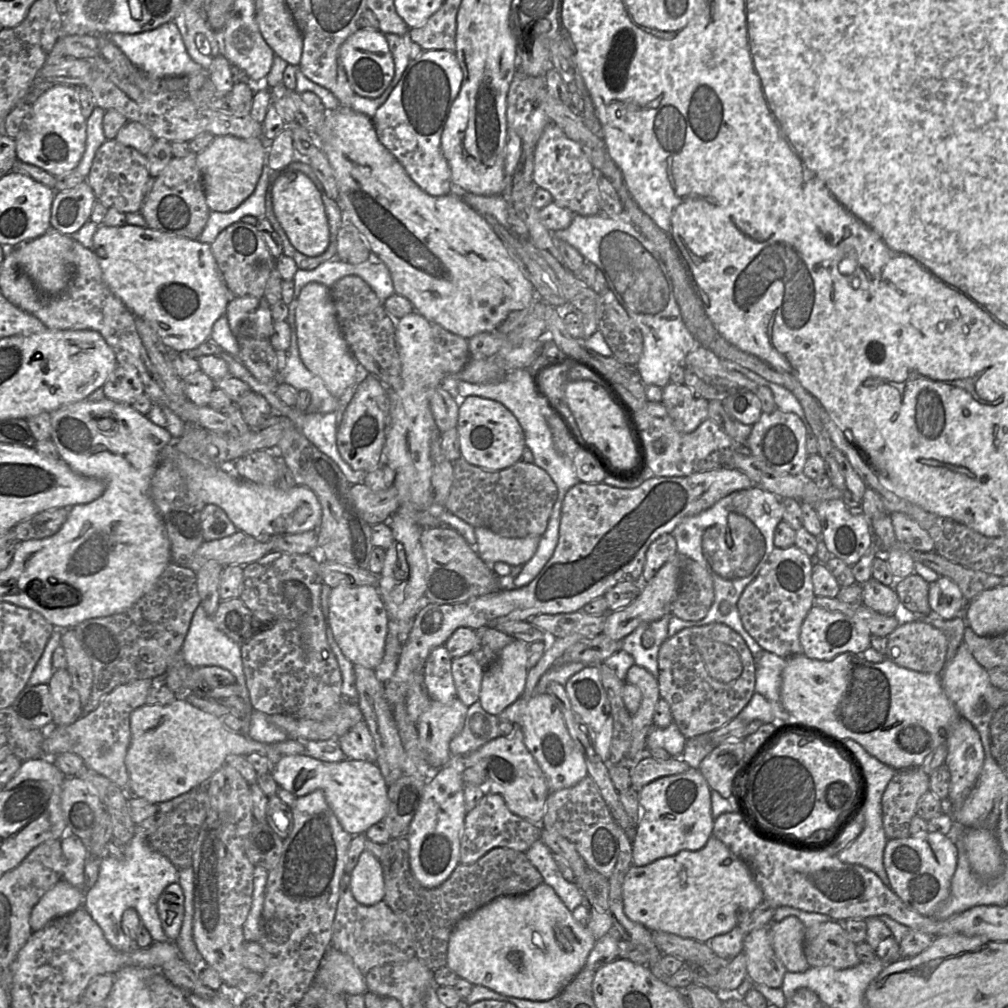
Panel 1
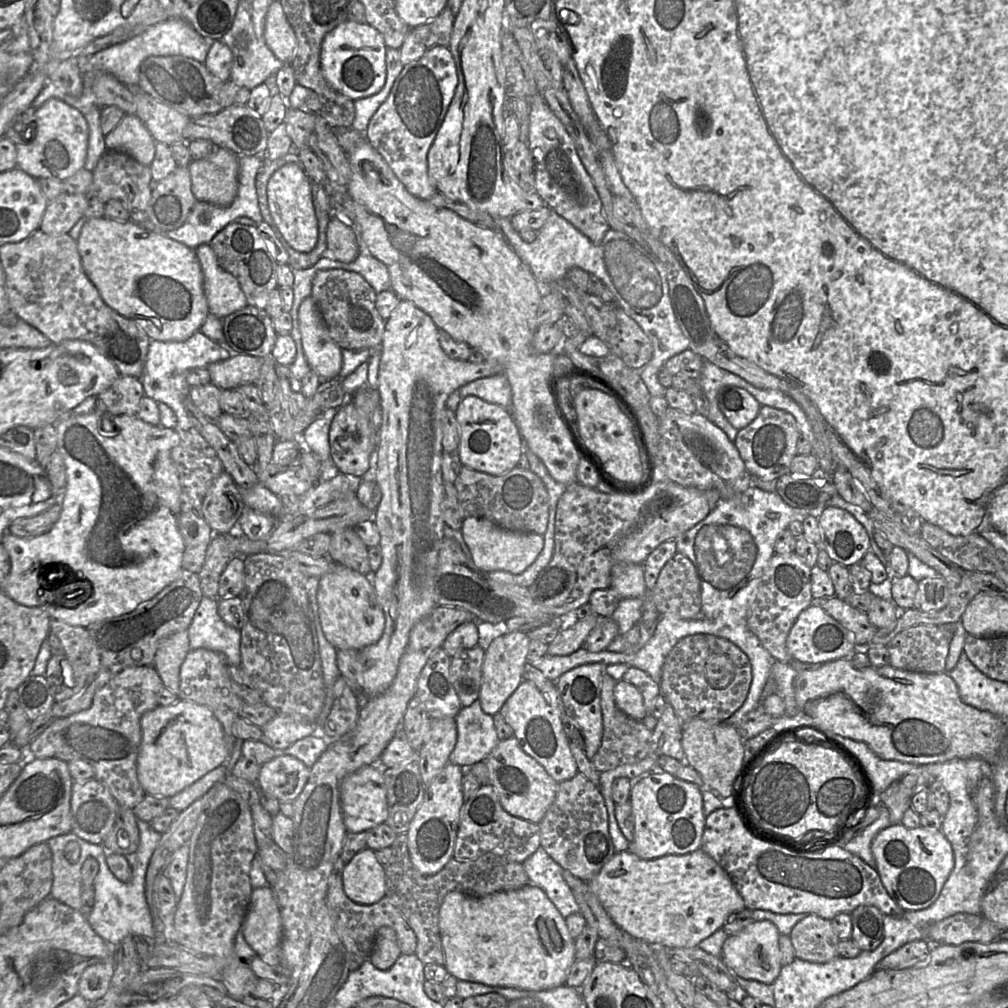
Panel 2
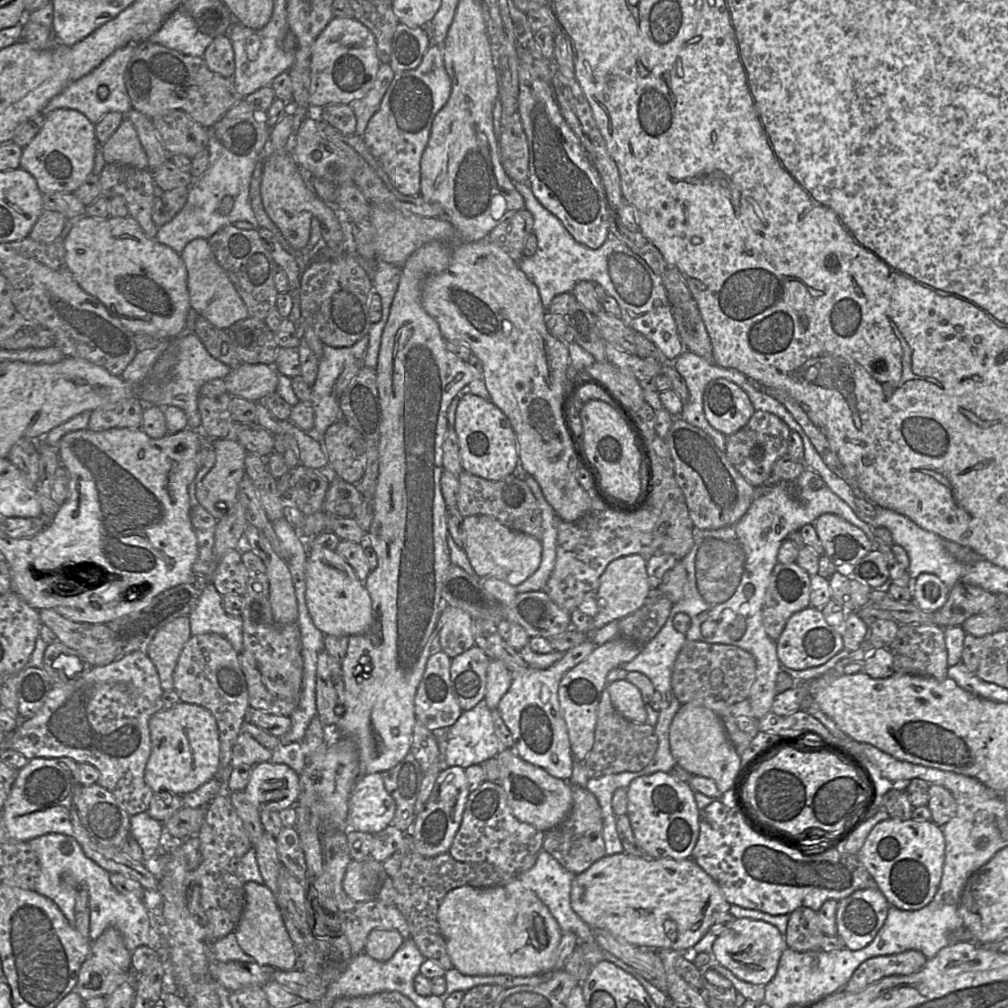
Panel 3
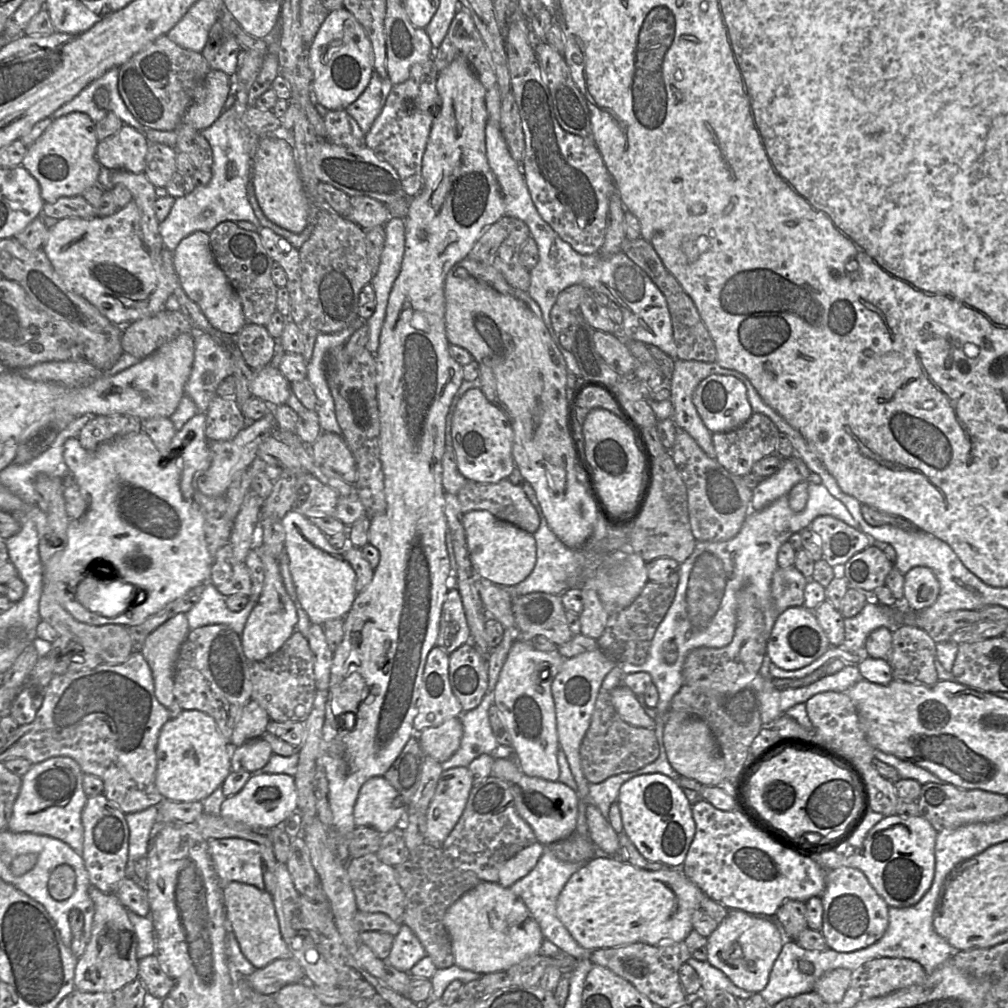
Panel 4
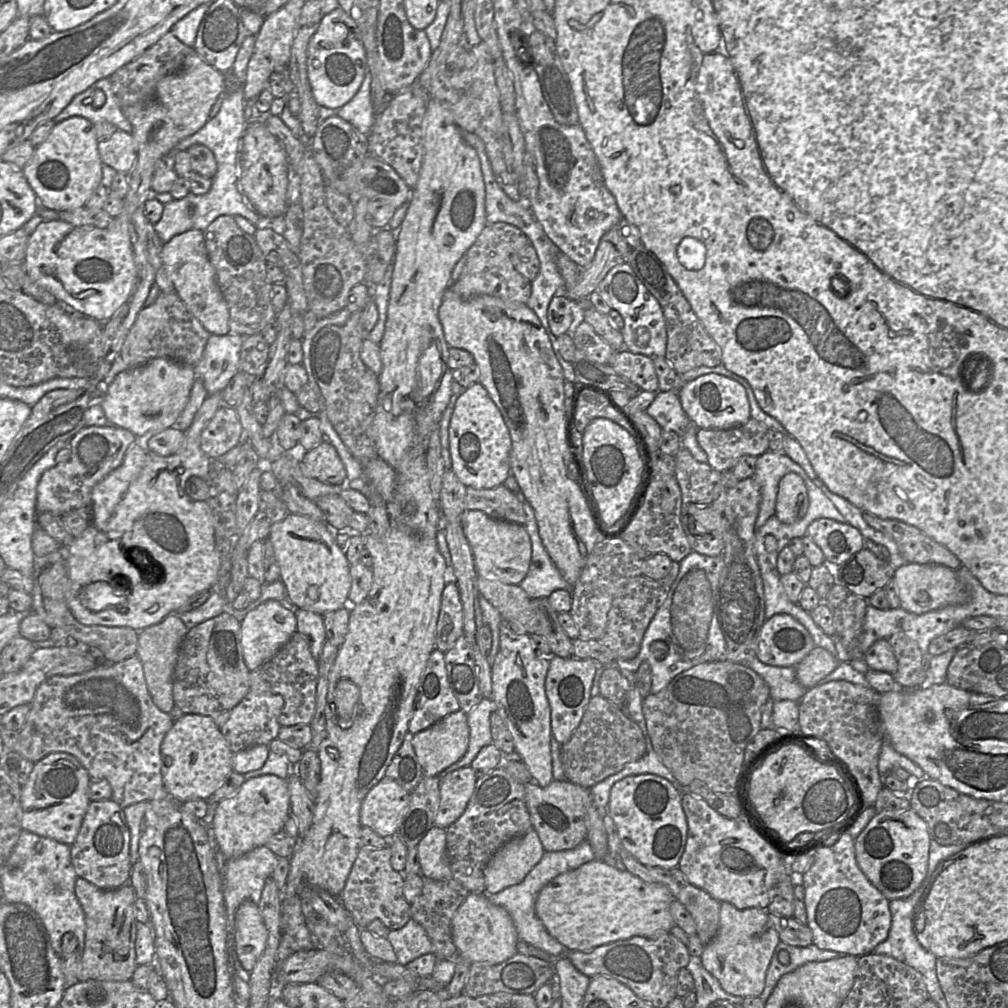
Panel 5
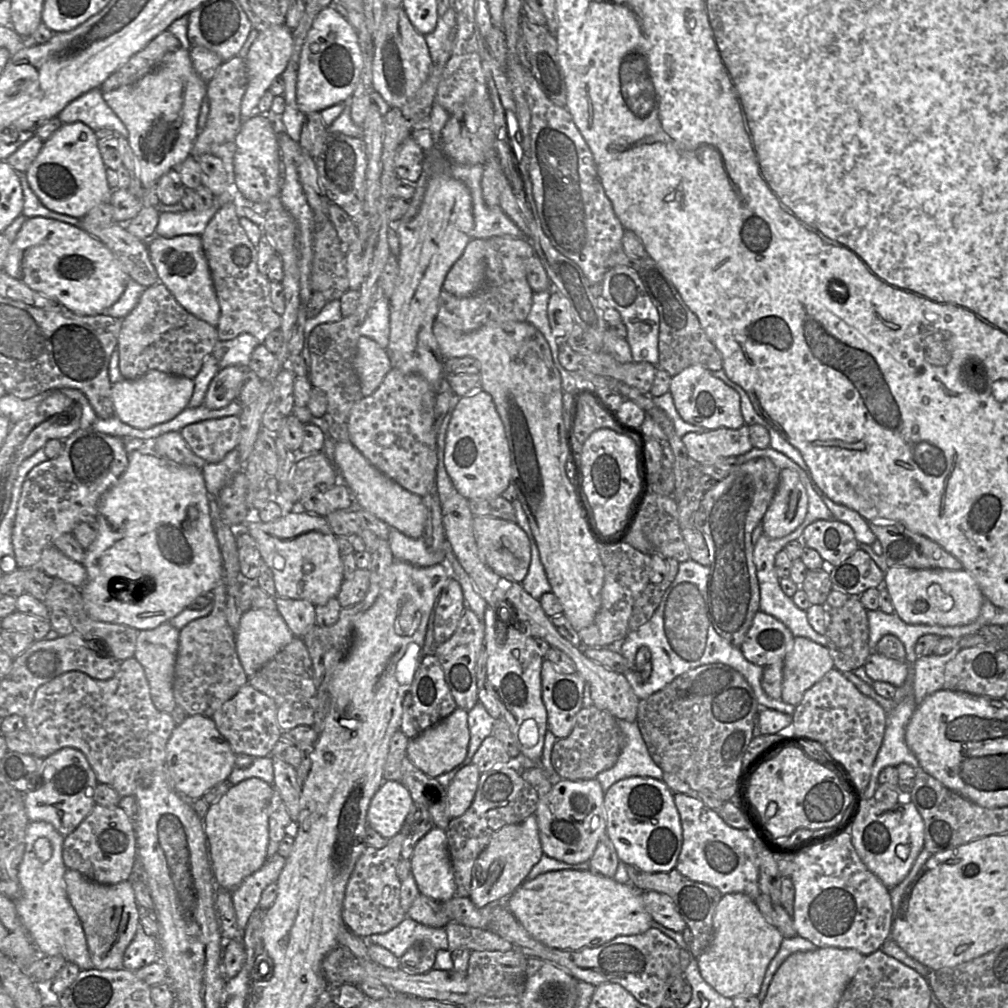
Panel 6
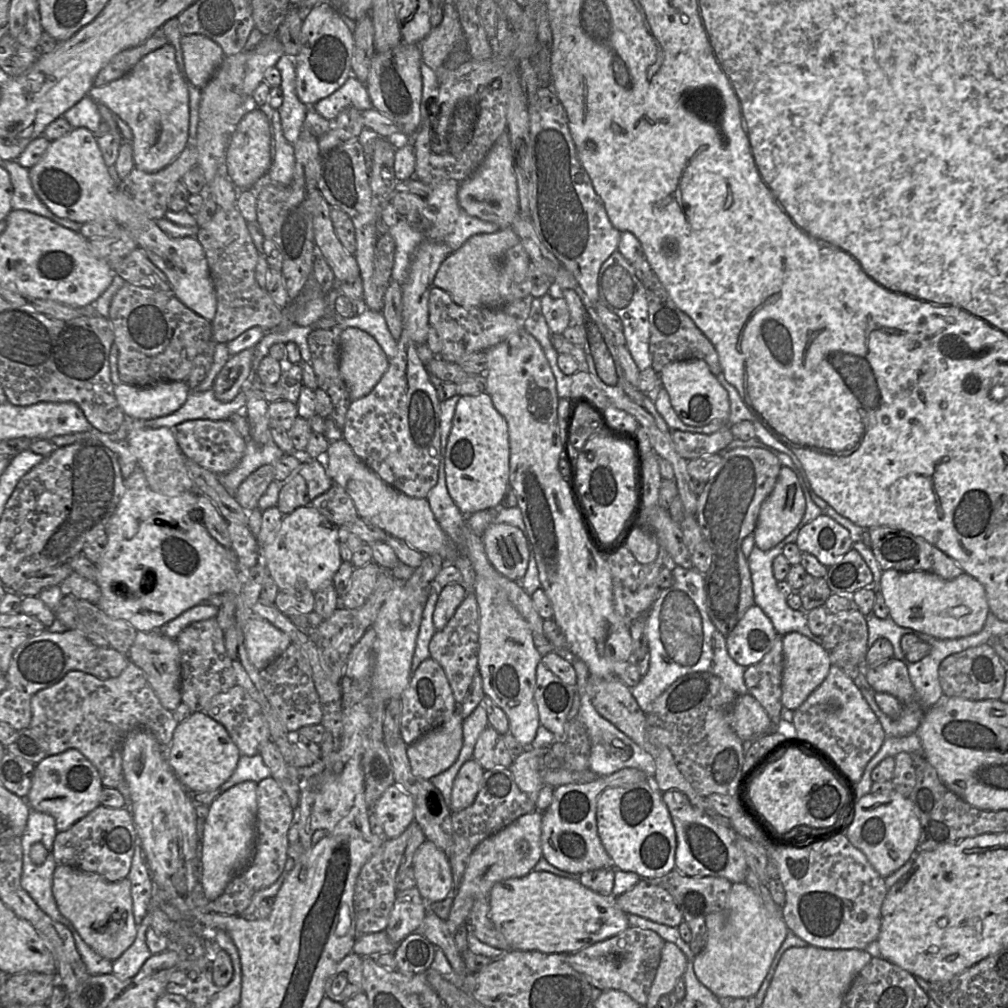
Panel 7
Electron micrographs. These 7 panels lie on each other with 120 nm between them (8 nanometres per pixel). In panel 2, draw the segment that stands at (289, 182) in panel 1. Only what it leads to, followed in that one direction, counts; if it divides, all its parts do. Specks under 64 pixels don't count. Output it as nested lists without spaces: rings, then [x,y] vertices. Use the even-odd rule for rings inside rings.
[[[288,162],[273,173],[267,185],[268,206],[274,223],[286,242],[302,253],[312,251],[318,241],[311,182],[301,163]]]

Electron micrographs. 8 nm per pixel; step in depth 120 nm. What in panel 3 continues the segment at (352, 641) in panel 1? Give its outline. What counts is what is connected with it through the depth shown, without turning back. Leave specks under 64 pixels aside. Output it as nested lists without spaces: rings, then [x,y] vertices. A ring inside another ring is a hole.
[[[308,548],[305,599],[314,625],[324,635],[361,635],[372,626],[370,595],[353,568],[335,550]]]

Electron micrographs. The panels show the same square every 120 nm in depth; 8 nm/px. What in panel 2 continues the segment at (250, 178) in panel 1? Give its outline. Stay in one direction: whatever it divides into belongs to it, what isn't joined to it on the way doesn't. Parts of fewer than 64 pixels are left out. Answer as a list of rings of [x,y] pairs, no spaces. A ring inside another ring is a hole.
[[[214,147],[207,157],[191,161],[191,191],[197,201],[219,207],[232,204],[238,192],[238,159],[232,151]]]

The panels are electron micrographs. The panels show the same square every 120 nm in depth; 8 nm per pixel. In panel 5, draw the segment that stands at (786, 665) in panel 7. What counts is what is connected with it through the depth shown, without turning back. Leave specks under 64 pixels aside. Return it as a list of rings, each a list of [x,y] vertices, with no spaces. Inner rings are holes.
[[[815,646],[796,666],[796,677],[800,685],[811,689],[833,672],[840,661],[835,654]]]

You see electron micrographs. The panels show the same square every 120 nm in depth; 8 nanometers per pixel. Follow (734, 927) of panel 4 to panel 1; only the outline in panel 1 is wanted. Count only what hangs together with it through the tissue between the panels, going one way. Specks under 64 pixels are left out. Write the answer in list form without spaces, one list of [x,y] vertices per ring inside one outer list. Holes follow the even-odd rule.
[[[768,927],[746,934],[742,952],[746,956],[747,977],[753,984],[781,988],[787,970],[772,948]]]

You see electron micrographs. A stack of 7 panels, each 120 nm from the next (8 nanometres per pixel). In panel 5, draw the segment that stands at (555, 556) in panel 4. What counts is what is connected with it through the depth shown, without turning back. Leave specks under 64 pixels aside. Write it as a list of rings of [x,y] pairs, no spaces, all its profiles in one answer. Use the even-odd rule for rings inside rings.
[[[521,490],[517,494],[517,498],[526,514],[524,527],[532,544],[530,568],[519,585],[531,599],[548,598],[554,591],[559,589],[571,590],[572,587],[555,566],[543,545],[534,510]]]

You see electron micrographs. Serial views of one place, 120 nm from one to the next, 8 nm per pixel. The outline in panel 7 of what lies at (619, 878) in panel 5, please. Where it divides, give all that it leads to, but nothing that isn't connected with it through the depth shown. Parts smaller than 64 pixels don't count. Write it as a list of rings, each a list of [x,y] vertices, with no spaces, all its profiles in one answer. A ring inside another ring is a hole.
[[[531,871],[518,878],[509,878],[493,885],[489,894],[490,918],[512,950],[571,954],[594,943],[617,935],[628,928],[628,914],[621,910],[616,897],[601,895],[579,881],[547,871]]]

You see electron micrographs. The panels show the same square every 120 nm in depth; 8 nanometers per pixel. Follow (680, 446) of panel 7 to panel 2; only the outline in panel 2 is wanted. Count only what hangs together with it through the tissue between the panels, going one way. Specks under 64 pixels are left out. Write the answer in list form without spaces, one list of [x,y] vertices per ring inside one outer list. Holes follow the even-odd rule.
[[[762,405],[756,418],[738,431],[734,444],[751,476],[763,481],[776,481],[790,473],[790,465],[798,454],[799,431],[796,419],[784,410]]]

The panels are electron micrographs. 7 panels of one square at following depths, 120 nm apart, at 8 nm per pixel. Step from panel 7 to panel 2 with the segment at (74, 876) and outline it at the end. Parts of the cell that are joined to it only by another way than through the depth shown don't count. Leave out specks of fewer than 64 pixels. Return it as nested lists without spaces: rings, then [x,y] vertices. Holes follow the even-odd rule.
[[[114,956],[88,966],[79,980],[78,993],[90,1004],[100,1000],[107,993],[114,972]]]

